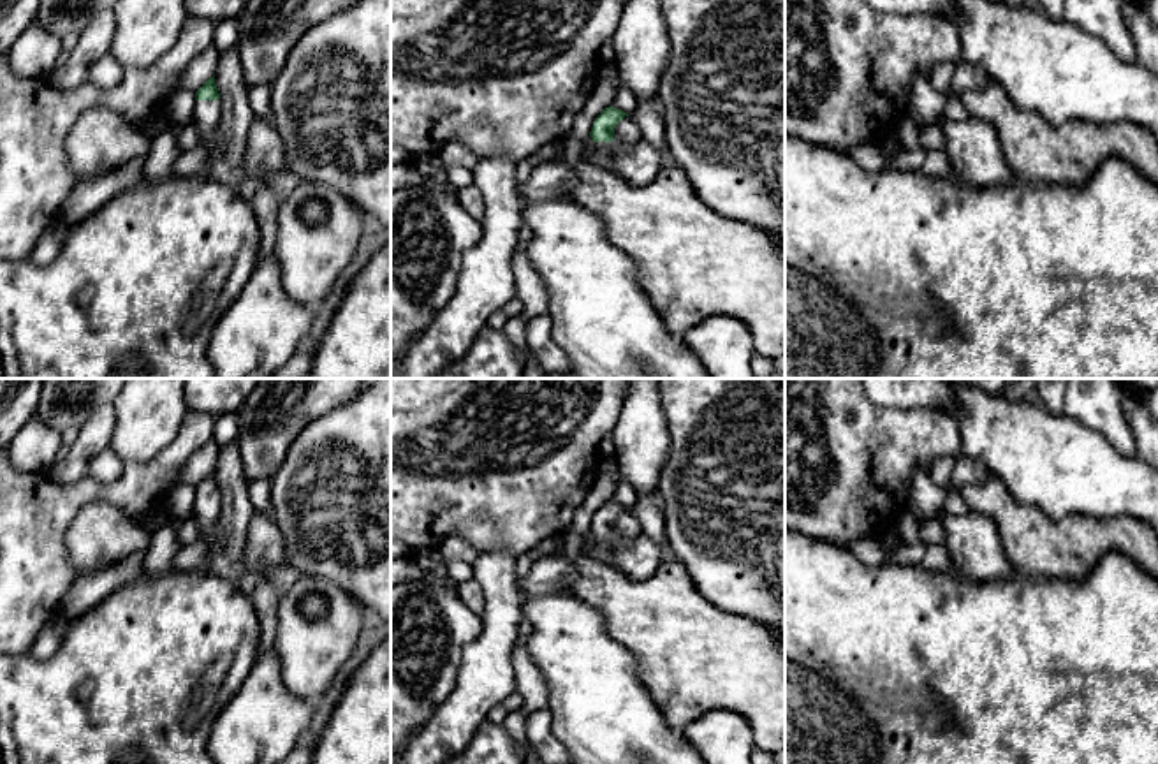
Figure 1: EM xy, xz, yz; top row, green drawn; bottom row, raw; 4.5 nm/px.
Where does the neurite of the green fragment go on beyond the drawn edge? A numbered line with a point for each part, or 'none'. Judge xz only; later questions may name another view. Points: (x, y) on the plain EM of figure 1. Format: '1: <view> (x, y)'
1: xz (637, 558)

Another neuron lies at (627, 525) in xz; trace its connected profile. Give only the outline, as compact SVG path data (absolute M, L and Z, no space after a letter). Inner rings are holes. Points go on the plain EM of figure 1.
M628 509L616 519L614 533L621 539L634 539L634 537L639 537L642 533L642 525L634 516L634 512Z

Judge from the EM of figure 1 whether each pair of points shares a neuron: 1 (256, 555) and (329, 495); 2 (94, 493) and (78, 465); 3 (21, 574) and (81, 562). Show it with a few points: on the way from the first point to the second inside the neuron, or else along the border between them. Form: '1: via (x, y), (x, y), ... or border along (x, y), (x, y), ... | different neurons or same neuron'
1: border along (270, 513), (280, 532), (284, 560), (287, 564) | different neurons
2: border along (48, 472), (58, 483), (76, 483), (85, 474) | different neurons
3: border along (69, 523), (64, 551), (76, 574) | different neurons

